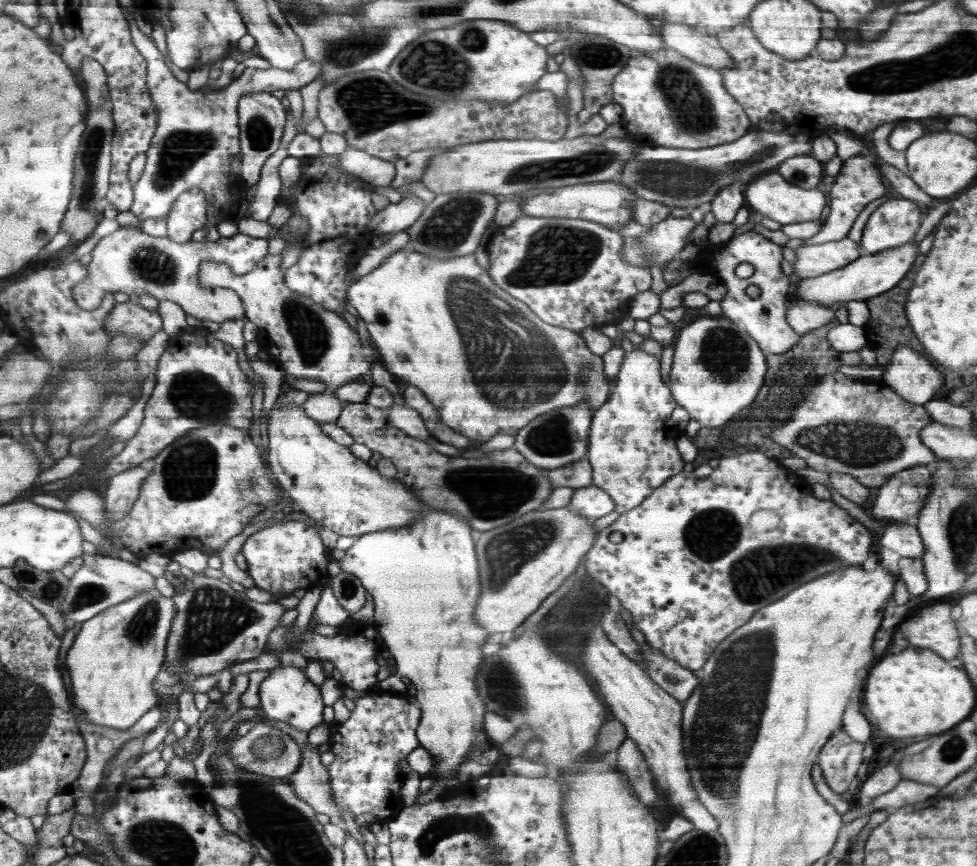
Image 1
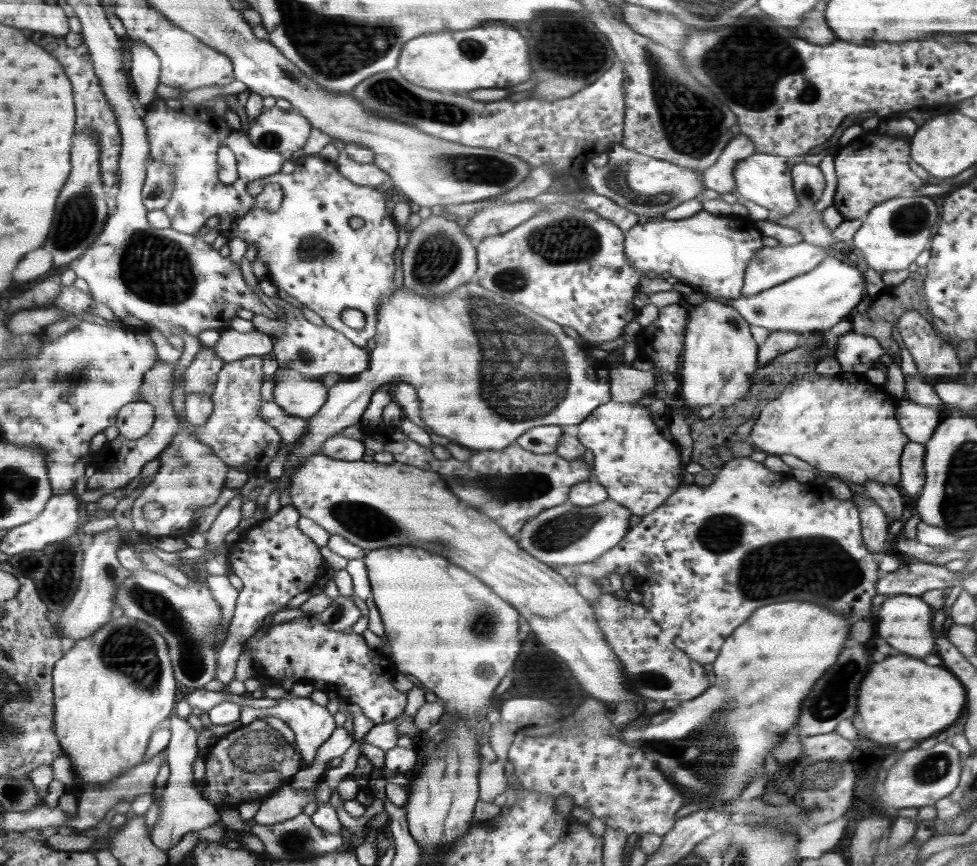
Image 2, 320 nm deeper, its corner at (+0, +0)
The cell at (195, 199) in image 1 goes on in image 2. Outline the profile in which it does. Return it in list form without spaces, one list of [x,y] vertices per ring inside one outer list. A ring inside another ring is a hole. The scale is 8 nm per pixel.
[[[162,97],[152,99],[152,102],[149,102],[147,113],[145,117],[145,126],[149,129],[149,141],[151,142],[151,154],[154,157],[154,160],[163,160],[165,164],[169,164],[171,166],[171,170],[173,170],[173,178],[176,178],[176,188],[173,190],[173,196],[170,197],[169,204],[165,206],[163,209],[164,212],[168,215],[168,218],[171,222],[171,228],[175,231],[182,231],[184,234],[193,234],[194,232],[198,232],[202,226],[204,226],[204,222],[208,220],[208,218],[212,218],[212,216],[220,216],[220,222],[218,225],[218,232],[224,238],[227,239],[227,242],[229,244],[230,239],[234,236],[234,233],[237,230],[237,224],[238,221],[241,220],[245,216],[245,214],[248,214],[253,208],[265,208],[266,210],[270,212],[276,212],[279,208],[281,208],[281,205],[283,204],[283,190],[272,190],[272,192],[268,192],[266,190],[266,194],[257,194],[256,196],[251,195],[248,191],[248,184],[251,182],[257,181],[258,179],[268,177],[269,175],[273,175],[276,173],[280,173],[280,169],[282,168],[282,164],[286,160],[284,160],[284,157],[280,155],[278,151],[274,151],[273,149],[263,149],[262,147],[259,147],[258,145],[255,145],[254,142],[252,142],[248,136],[247,133],[240,133],[240,131],[234,130],[230,128],[230,126],[227,124],[227,122],[224,120],[224,118],[216,114],[214,110],[212,109],[206,109],[206,108],[197,108],[197,109],[186,109],[185,104],[183,104],[179,99],[163,99]],[[221,146],[227,146],[234,154],[235,159],[238,166],[238,178],[232,182],[230,185],[225,185],[220,182],[219,179],[219,166],[217,163],[217,152],[218,149]]]

